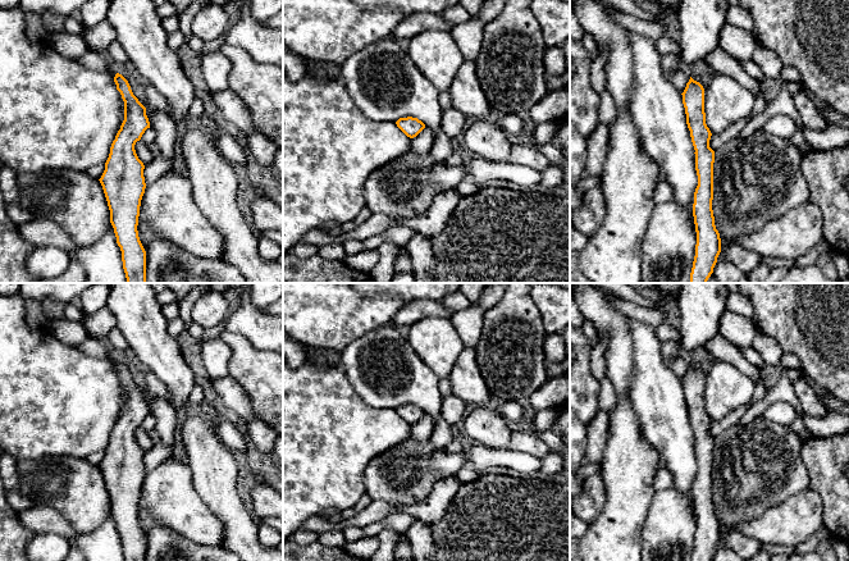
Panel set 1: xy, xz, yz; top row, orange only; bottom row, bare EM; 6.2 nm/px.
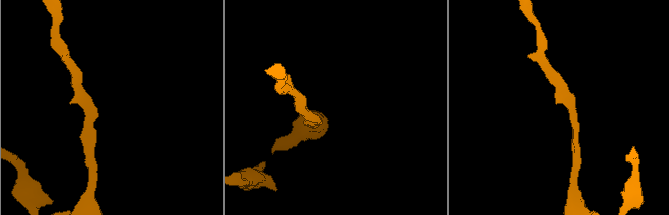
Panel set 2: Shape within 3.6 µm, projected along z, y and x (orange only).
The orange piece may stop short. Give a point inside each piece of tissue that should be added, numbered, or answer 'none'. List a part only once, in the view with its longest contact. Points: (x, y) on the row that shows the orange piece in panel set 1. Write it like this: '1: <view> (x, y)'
none

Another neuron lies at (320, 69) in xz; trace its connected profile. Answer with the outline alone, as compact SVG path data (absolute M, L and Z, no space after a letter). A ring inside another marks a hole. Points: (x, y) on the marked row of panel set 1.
M310 61L306 72L309 76L324 79L338 79L341 76L341 67L328 61Z

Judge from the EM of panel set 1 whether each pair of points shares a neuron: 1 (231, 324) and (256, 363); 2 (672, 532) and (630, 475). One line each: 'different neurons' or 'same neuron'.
1: different neurons
2: different neurons

